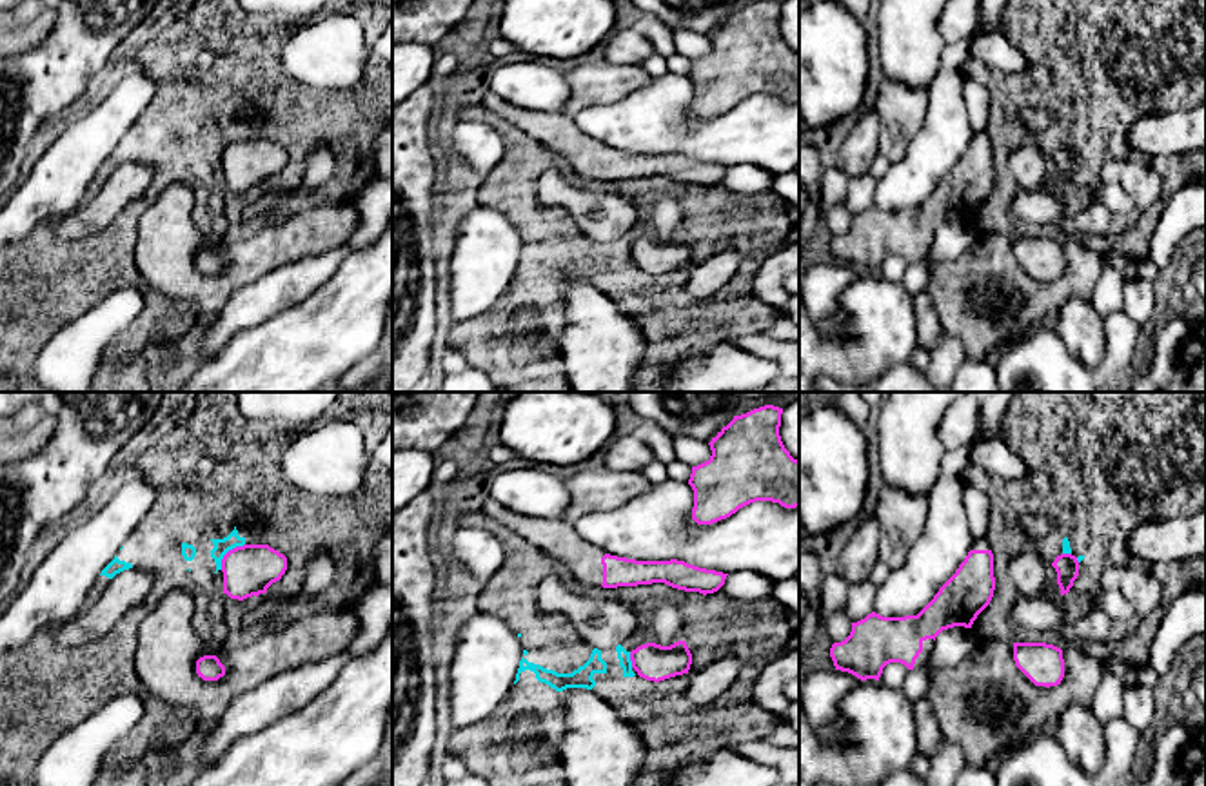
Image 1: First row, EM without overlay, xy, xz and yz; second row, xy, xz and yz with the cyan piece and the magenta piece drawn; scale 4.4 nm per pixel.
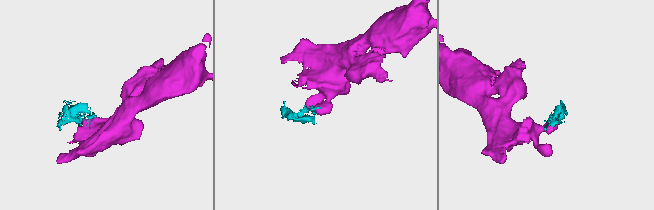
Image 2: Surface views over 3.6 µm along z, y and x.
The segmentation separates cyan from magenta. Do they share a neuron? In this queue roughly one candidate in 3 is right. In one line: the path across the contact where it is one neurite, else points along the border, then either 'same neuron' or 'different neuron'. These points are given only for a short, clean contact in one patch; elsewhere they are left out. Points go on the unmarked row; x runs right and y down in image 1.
border xy (244, 137), (224, 149), (220, 162); different neuron

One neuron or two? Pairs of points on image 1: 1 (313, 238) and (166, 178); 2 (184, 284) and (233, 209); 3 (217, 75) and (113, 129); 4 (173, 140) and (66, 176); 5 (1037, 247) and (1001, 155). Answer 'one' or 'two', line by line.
1: two
2: two
3: two
4: two
5: two

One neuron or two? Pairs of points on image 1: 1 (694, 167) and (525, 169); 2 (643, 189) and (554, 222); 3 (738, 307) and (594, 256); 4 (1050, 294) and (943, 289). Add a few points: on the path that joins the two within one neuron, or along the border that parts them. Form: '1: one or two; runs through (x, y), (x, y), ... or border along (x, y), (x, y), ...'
1: two; border along (536, 142), (553, 149), (574, 173), (589, 180)
2: one; runs through (603, 187), (558, 164), (543, 164), (531, 184)
3: one; runs through (701, 309), (671, 309), (662, 300), (631, 289)
4: one; runs through (1023, 284), (1003, 284), (990, 276), (970, 284)

